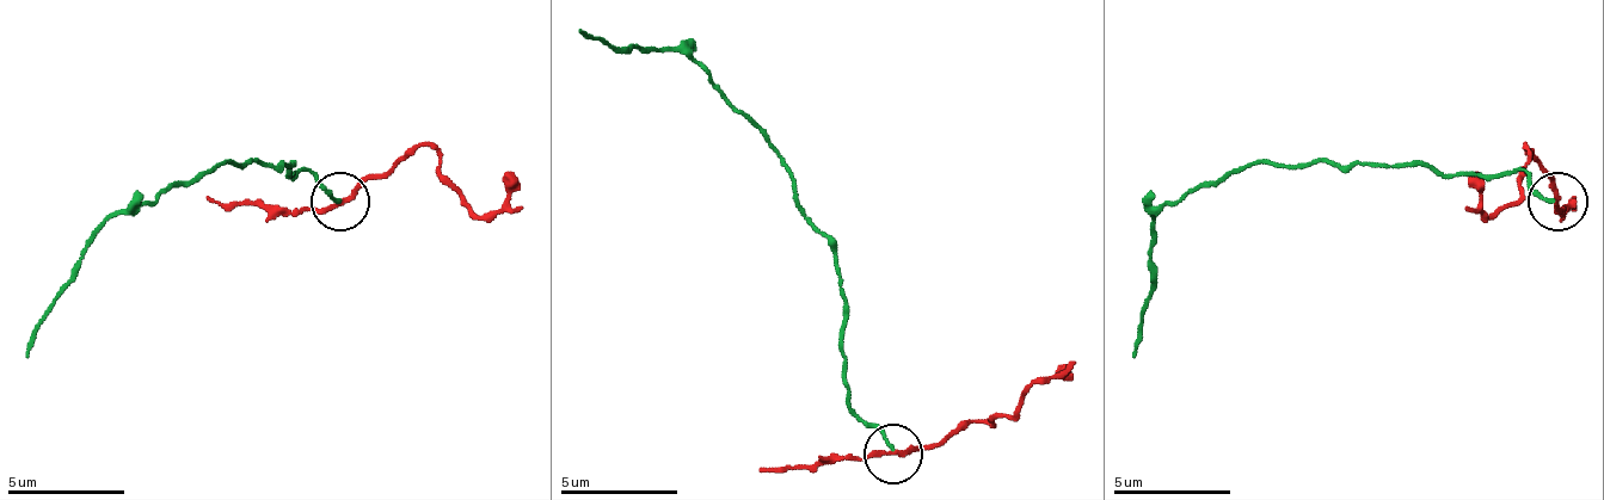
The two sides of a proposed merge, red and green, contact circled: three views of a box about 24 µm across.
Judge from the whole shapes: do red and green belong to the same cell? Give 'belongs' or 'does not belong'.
does not belong

